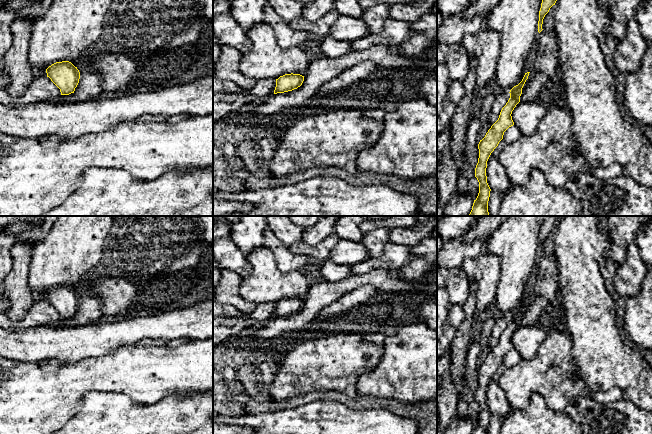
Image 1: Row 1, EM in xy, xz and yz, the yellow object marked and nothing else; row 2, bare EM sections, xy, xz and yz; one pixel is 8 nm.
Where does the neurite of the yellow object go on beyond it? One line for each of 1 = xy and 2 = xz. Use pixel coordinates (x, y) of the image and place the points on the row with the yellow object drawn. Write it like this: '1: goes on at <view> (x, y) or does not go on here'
1: does not go on here
2: does not go on here

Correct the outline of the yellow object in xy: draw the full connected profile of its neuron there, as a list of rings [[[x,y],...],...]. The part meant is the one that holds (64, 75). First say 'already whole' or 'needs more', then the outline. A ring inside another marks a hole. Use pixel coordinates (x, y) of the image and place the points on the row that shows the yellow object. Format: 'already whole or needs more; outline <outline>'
already whole; outline [[[56,62],[46,69],[47,77],[60,89],[61,95],[74,93],[80,72],[71,62]]]

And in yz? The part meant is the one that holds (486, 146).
already whole; outline [[[525,73],[522,81],[510,90],[510,98],[502,108],[498,120],[491,126],[485,137],[478,144],[479,158],[475,168],[475,177],[479,182],[479,193],[474,200],[472,210],[468,216],[489,216],[488,201],[491,189],[487,183],[487,161],[499,142],[503,139],[504,132],[514,125],[511,114],[520,102],[522,88],[528,79],[529,73]]]

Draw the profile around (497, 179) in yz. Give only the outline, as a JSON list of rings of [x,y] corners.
[[[501,140],[498,146],[491,153],[486,168],[487,183],[490,189],[497,190],[501,198],[509,191],[510,183],[506,171],[499,162],[499,153],[505,147],[506,143]]]

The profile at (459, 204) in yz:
[[[456,190],[443,206],[442,216],[468,216],[473,203],[474,199],[471,195]]]

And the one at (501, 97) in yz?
[[[498,91],[495,94],[494,103],[492,105],[491,113],[489,116],[489,123],[493,125],[499,118],[502,108],[506,105],[510,98],[508,91]]]

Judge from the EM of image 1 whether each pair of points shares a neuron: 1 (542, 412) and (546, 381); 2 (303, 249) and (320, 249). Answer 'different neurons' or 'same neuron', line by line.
1: different neurons
2: same neuron

